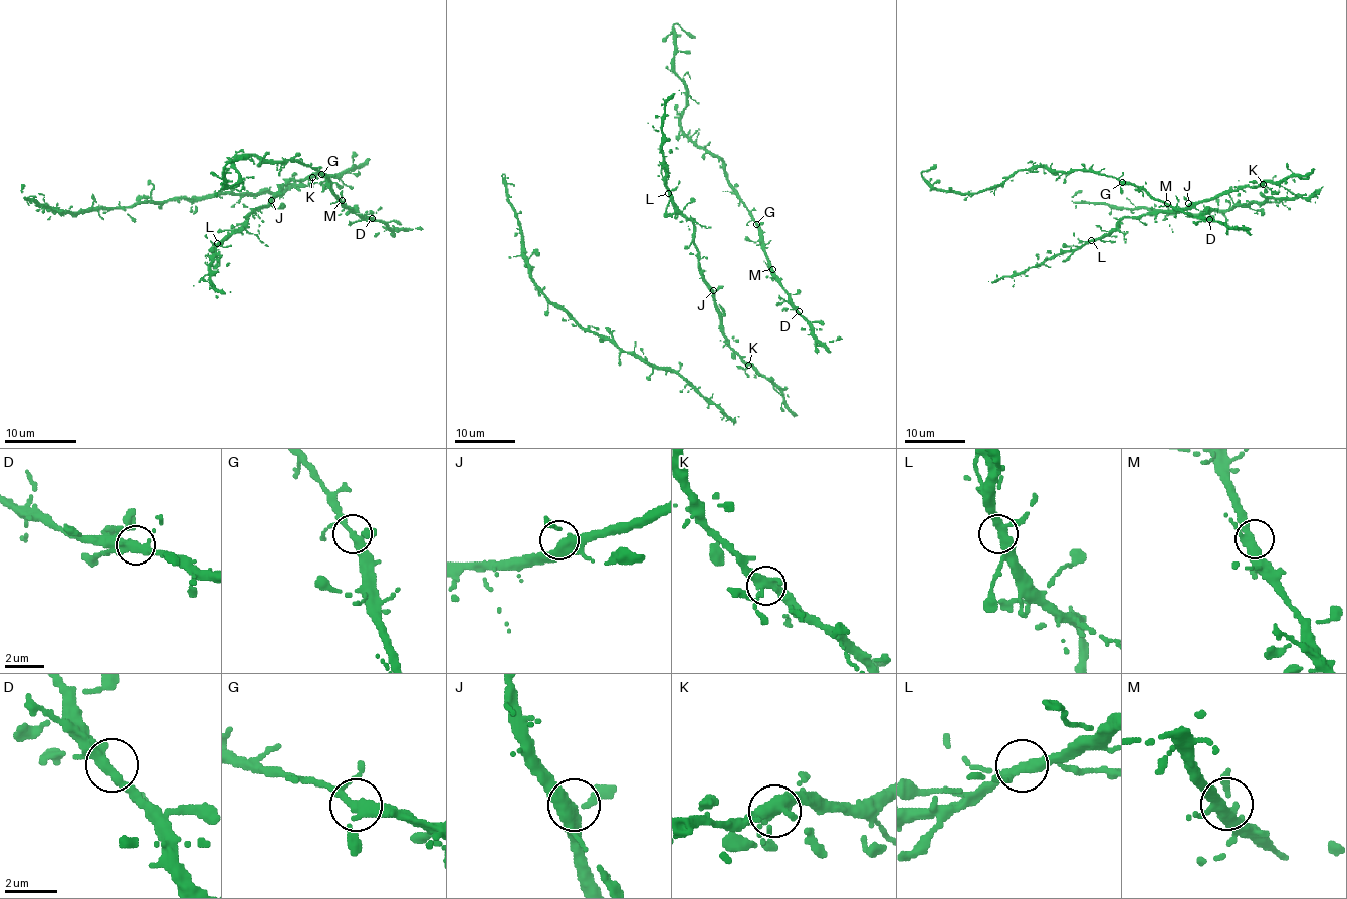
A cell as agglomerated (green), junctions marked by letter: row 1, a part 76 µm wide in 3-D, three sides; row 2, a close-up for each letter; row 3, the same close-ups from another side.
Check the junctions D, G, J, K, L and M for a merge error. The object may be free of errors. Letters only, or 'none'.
none

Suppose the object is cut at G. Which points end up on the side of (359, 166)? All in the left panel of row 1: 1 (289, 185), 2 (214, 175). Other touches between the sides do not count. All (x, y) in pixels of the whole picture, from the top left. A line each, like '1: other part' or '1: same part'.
1: same part
2: other part

